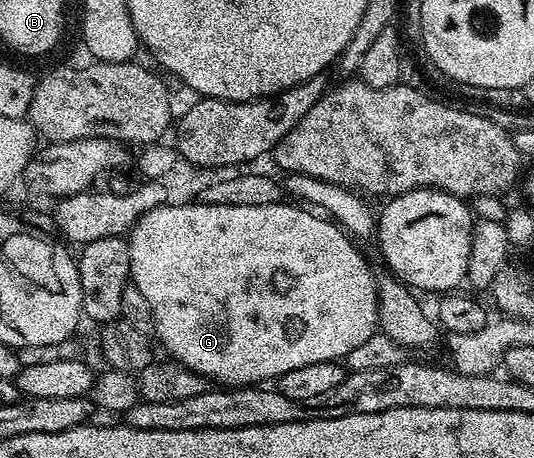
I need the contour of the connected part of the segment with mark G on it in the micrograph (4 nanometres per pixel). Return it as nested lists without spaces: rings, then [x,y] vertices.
[[[166,202],[166,203],[164,203],[164,204],[160,204],[160,205],[159,205],[159,206],[158,206],[158,208],[156,208],[156,209],[155,209],[155,210],[151,210],[151,211],[150,211],[150,212],[147,212],[147,213],[145,213],[145,215],[144,215],[144,216],[141,216],[141,217],[139,217],[139,219],[138,219],[138,220],[137,220],[137,222],[136,222],[136,224],[134,224],[134,225],[133,225],[133,227],[132,227],[132,229],[131,229],[131,231],[130,231],[130,232],[129,232],[129,233],[128,233],[128,236],[127,236],[127,239],[128,239],[128,241],[129,241],[129,270],[130,270],[130,273],[131,273],[131,284],[132,284],[132,287],[134,287],[134,286],[135,286],[135,287],[137,287],[137,292],[138,292],[138,294],[139,294],[139,295],[141,295],[141,296],[142,296],[142,298],[143,298],[143,299],[145,299],[145,300],[146,300],[146,302],[147,302],[147,303],[149,303],[149,308],[150,308],[150,310],[151,310],[151,311],[153,311],[153,328],[154,328],[154,329],[153,329],[153,328],[152,328],[152,331],[153,331],[153,332],[154,332],[154,333],[155,333],[155,336],[156,336],[156,332],[155,332],[155,331],[157,331],[157,336],[158,336],[158,337],[157,337],[157,336],[156,336],[156,339],[157,339],[157,340],[158,340],[158,341],[159,341],[159,344],[160,344],[160,340],[159,340],[159,339],[161,339],[161,344],[162,344],[162,346],[163,346],[163,347],[165,347],[165,348],[166,348],[166,350],[167,350],[167,351],[169,351],[169,352],[170,352],[170,353],[169,353],[169,352],[166,352],[166,353],[168,353],[168,355],[169,355],[169,356],[170,356],[170,357],[172,357],[172,359],[173,359],[173,360],[174,360],[174,361],[176,361],[176,363],[179,363],[179,364],[182,364],[182,366],[184,366],[184,367],[185,367],[185,368],[190,368],[190,369],[191,369],[191,370],[195,370],[195,371],[196,371],[196,372],[197,372],[197,373],[199,373],[199,374],[200,374],[200,376],[204,376],[204,377],[205,377],[205,379],[206,379],[206,380],[208,380],[208,381],[210,381],[210,382],[216,382],[216,383],[217,383],[217,384],[218,384],[218,385],[221,385],[221,386],[257,386],[257,385],[260,385],[260,384],[261,384],[261,383],[262,383],[262,382],[273,382],[273,381],[276,381],[276,379],[277,379],[277,377],[279,377],[279,376],[282,376],[282,375],[283,375],[283,374],[287,374],[287,370],[299,370],[299,366],[311,366],[311,362],[327,362],[327,361],[328,361],[328,360],[336,360],[336,361],[340,361],[340,360],[341,360],[341,359],[342,359],[342,358],[344,358],[344,356],[346,356],[346,355],[347,355],[347,354],[351,354],[351,350],[355,350],[355,346],[359,346],[359,345],[361,345],[361,343],[362,343],[362,342],[363,342],[363,341],[364,341],[364,340],[366,340],[366,338],[371,338],[371,337],[372,337],[372,336],[373,336],[373,334],[374,334],[374,332],[376,332],[376,331],[378,331],[378,328],[379,328],[379,319],[378,319],[378,316],[377,316],[377,276],[376,276],[376,275],[375,275],[375,272],[372,272],[372,270],[371,270],[371,269],[369,269],[369,264],[368,264],[368,262],[367,262],[367,261],[365,261],[365,260],[364,260],[364,258],[363,258],[363,257],[361,257],[361,252],[360,252],[360,250],[359,250],[359,249],[357,249],[357,248],[356,248],[356,246],[355,246],[355,245],[357,245],[357,244],[356,244],[356,243],[354,243],[354,241],[353,241],[353,240],[352,240],[352,239],[350,239],[350,237],[349,237],[349,236],[348,236],[348,235],[346,235],[346,233],[345,233],[345,232],[344,232],[344,231],[342,231],[342,229],[341,229],[341,228],[340,228],[340,227],[338,227],[338,225],[337,225],[337,224],[336,224],[336,223],[334,223],[334,222],[333,222],[333,220],[331,220],[331,219],[329,219],[329,218],[326,218],[326,217],[325,217],[325,216],[324,216],[324,215],[321,215],[321,214],[318,214],[318,213],[317,213],[317,212],[316,212],[316,211],[313,211],[313,210],[306,210],[306,209],[305,209],[305,208],[304,208],[304,207],[301,207],[301,206],[298,206],[298,205],[297,205],[297,204],[296,204],[296,203],[293,203],[293,202],[282,202],[282,203],[279,203],[279,204],[275,204],[275,205],[267,205],[267,206],[231,206],[231,205],[211,205],[211,204],[202,204],[202,203],[200,203],[200,202],[193,202],[193,204],[173,204],[173,203],[174,203],[174,202]]]

